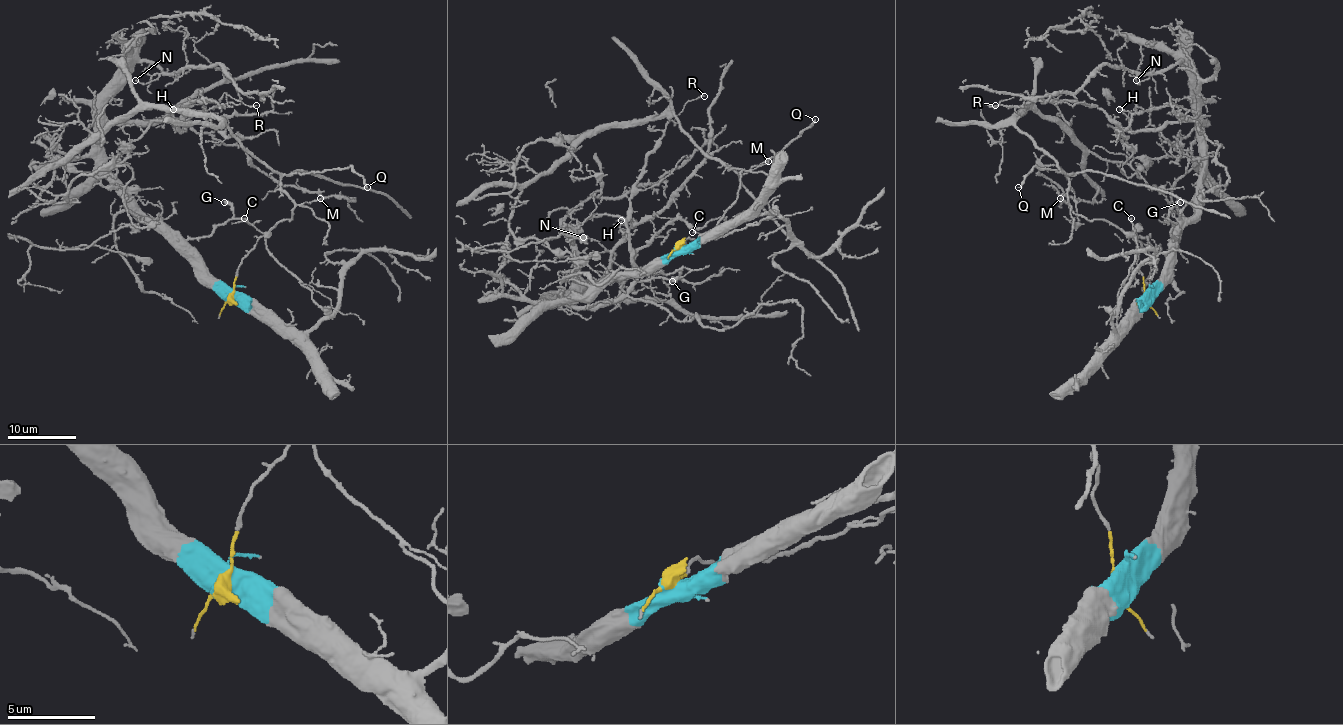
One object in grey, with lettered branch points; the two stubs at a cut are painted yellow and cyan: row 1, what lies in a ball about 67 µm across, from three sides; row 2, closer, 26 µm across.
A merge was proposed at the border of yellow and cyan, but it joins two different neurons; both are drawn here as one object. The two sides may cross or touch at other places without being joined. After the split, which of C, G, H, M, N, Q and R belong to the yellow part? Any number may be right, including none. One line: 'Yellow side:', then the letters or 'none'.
Yellow side: C, M, Q

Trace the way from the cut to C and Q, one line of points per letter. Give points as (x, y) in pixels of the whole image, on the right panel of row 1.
C: (1146, 298), (1143, 274), (1136, 260), (1138, 248), (1131, 217)
Q: (1146, 298), (1133, 236), (1104, 219), (1090, 221), (1078, 216), (1069, 207), (1073, 173), (1035, 166), (1018, 187)

